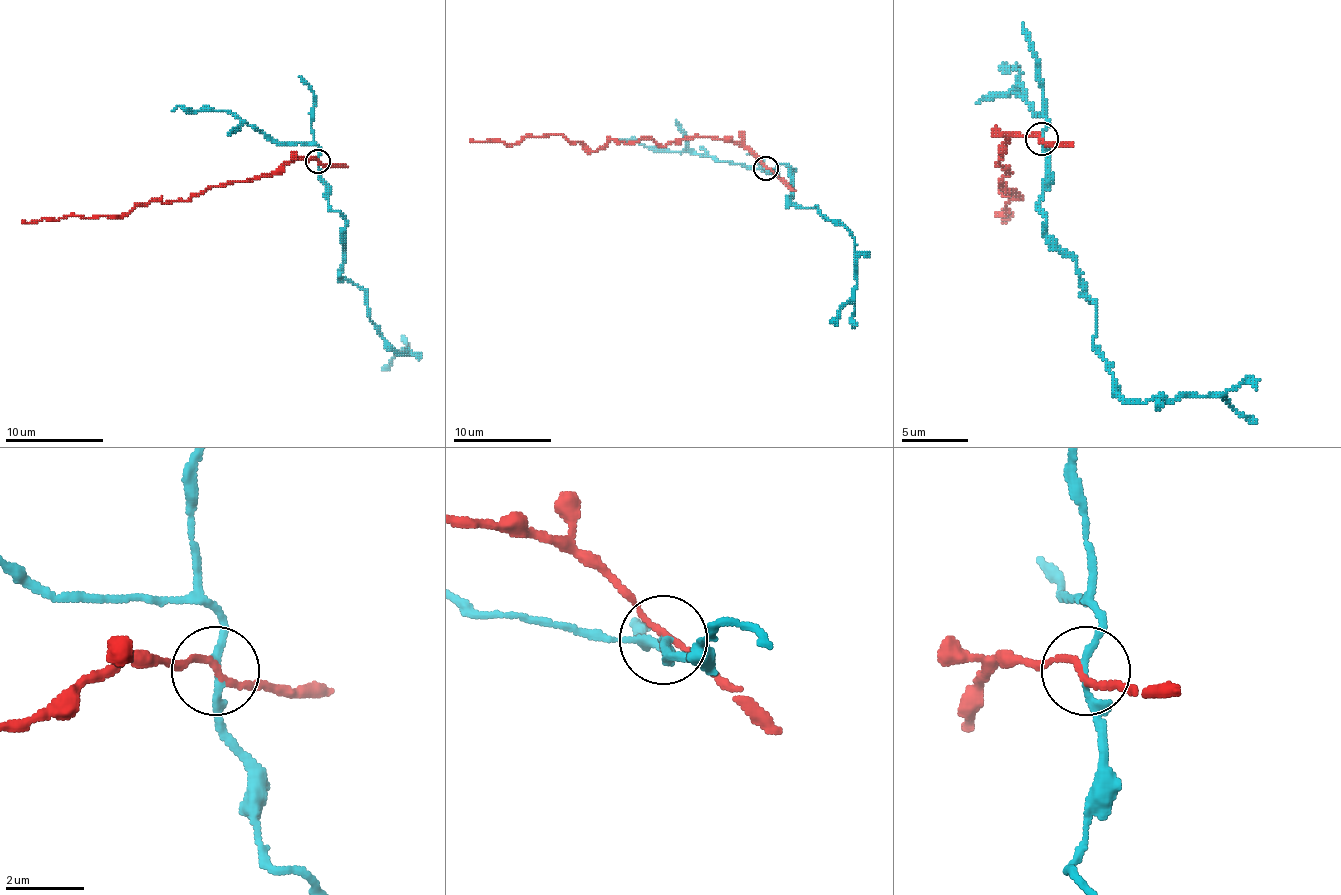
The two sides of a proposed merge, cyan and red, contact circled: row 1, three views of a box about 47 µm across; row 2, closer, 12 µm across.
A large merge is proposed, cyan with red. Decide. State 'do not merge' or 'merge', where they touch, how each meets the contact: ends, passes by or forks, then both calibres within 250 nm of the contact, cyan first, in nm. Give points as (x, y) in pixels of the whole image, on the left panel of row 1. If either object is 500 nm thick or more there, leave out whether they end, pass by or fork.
do not merge; at (318, 161); cyan passes by; red passes by; 160 nm thick on the cyan side, 140 nm on the other

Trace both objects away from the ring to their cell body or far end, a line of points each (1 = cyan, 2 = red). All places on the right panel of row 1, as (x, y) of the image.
1: (1043, 139), (1046, 189), (1036, 206), (1076, 263), (1096, 306), (1093, 349), (1126, 399), (1223, 396), (1256, 423)
2: (1043, 139), (1013, 136), (999, 156), (1013, 173), (1003, 196), (1019, 196), (996, 213), (1009, 216), (1003, 219)

